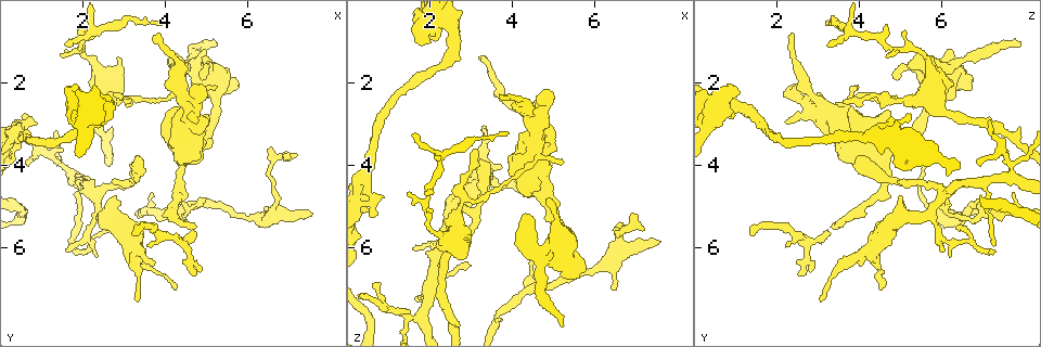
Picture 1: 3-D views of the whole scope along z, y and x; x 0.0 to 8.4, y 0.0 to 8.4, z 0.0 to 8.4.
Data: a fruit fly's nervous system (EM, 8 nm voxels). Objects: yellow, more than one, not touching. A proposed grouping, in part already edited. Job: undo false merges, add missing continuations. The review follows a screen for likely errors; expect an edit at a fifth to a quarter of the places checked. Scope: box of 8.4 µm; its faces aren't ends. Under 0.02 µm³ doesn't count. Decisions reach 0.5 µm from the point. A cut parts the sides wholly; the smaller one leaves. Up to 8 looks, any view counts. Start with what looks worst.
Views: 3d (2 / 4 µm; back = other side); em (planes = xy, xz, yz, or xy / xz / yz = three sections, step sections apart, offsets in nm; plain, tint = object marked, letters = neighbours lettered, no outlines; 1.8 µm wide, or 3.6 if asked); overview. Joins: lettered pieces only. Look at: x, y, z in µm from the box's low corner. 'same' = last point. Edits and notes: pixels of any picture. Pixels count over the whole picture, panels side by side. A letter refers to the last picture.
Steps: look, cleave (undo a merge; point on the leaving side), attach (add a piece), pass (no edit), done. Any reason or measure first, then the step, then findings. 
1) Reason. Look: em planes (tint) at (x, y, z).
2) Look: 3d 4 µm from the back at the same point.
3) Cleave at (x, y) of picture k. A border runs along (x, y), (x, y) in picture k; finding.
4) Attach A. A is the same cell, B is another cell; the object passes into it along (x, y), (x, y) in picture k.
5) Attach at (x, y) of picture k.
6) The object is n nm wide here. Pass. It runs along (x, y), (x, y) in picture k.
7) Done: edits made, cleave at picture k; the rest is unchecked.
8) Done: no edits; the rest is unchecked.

An open end. Look: em 3.6 µm planes (letters) at (7.60, 5.20, 5.85).

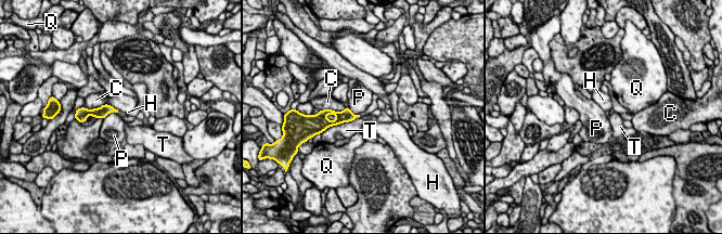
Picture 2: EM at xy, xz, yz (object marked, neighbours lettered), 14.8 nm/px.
Pass. C, H, P, Q and T are other cells; a border runs along (105, 103), (118, 109) in picture 2; no lettered piece goes on from it.

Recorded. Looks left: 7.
Thin end. Look: 3d 4 µm at (4.70, 5.60, 3.25).

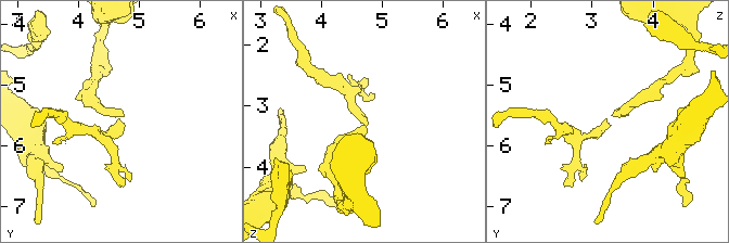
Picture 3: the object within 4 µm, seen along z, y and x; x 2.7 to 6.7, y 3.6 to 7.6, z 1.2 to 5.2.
Look: em xy step 4 (letters) at (4.70, 5.60, 3.30).

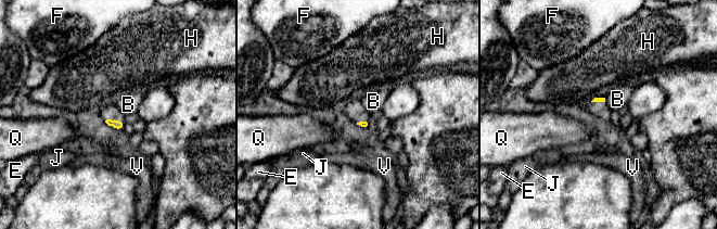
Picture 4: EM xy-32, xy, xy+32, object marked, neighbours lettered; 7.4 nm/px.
Another direction. Look: em planes (letters) at the same point.

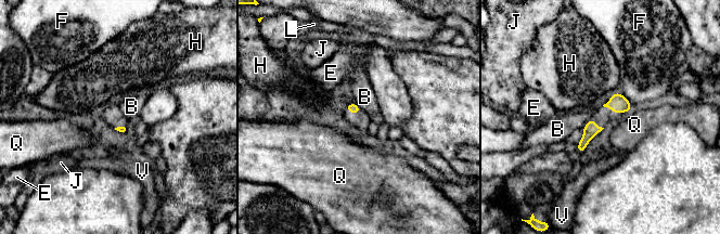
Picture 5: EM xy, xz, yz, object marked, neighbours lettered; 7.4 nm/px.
The longest contact is with F, 170 nm. Pass. B, E, F, H, J, L, Q and V are other cells; a border runs along (591, 117), (582, 128) in picture 5; none of them fits.

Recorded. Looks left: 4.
Branch stops here. Look: em yz step 8 (letters) at (3.25, 5.65, 1.35).

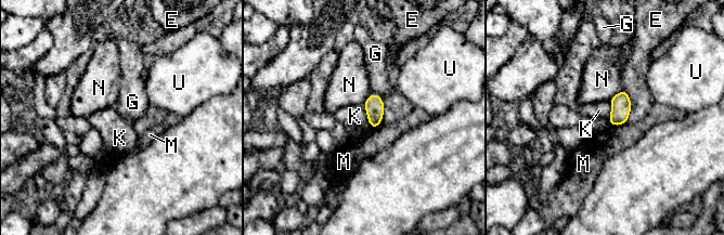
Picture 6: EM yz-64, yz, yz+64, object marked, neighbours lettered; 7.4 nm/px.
Look: em planes (letters) at the same point.

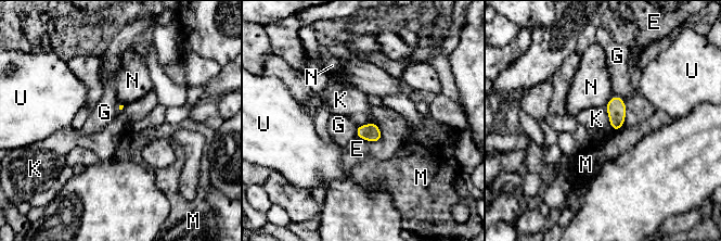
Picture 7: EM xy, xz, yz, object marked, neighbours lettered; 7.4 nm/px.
Pass. E, G, K, M, N and U are other cells; a border runs along (605, 106), (613, 130) in picture 7; no lettered piece goes on from it.

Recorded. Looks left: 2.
Free end. Look: em yz step 4 (tint) at (0.60, 4.00, 6.95).

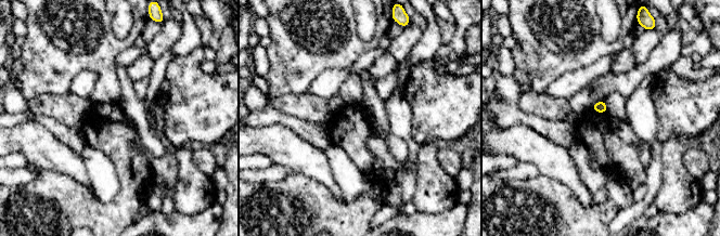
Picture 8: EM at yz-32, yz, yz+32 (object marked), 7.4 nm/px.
Cut it another way. Look: em planes (letters) at the same point.

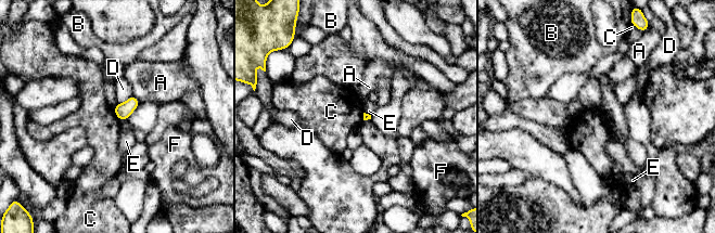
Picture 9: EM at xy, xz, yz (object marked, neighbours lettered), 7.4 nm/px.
Pass. A, B, C, D, E and F are other cells; a border runs along (113, 108), (119, 120) in picture 9; none of them fits.

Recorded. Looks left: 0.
Done: no edits; the rest is unchecked.

